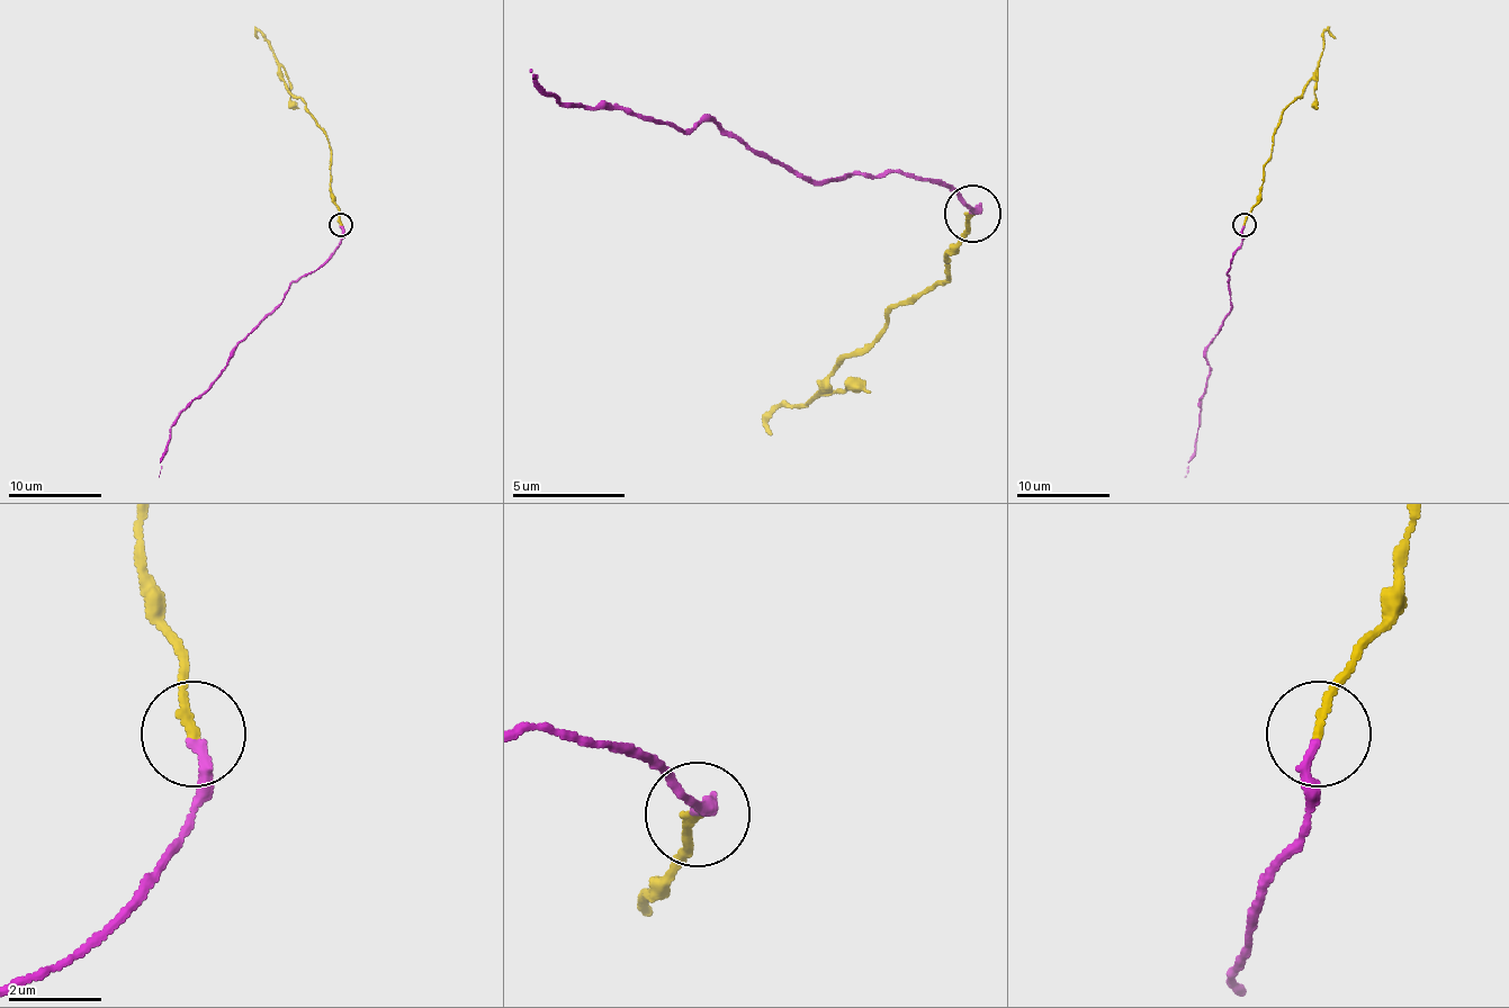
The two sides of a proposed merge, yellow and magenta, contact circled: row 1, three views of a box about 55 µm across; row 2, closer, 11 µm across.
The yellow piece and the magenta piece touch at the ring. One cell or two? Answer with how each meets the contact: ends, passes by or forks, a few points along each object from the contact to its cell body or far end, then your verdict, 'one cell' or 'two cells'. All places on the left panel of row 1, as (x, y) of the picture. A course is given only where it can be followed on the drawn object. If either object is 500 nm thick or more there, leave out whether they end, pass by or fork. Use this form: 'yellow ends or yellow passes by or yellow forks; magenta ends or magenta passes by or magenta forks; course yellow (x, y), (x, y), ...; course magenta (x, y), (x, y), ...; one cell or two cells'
yellow ends; magenta ends; course yellow (340, 224), (340, 210), (331, 194), (331, 156), (326, 133), (279, 72), (270, 42), (257, 33), (259, 37); course magenta (340, 226), (340, 245), (305, 273), (233, 352), (222, 376), (179, 415), (170, 430), (168, 450), (159, 476); one cell

